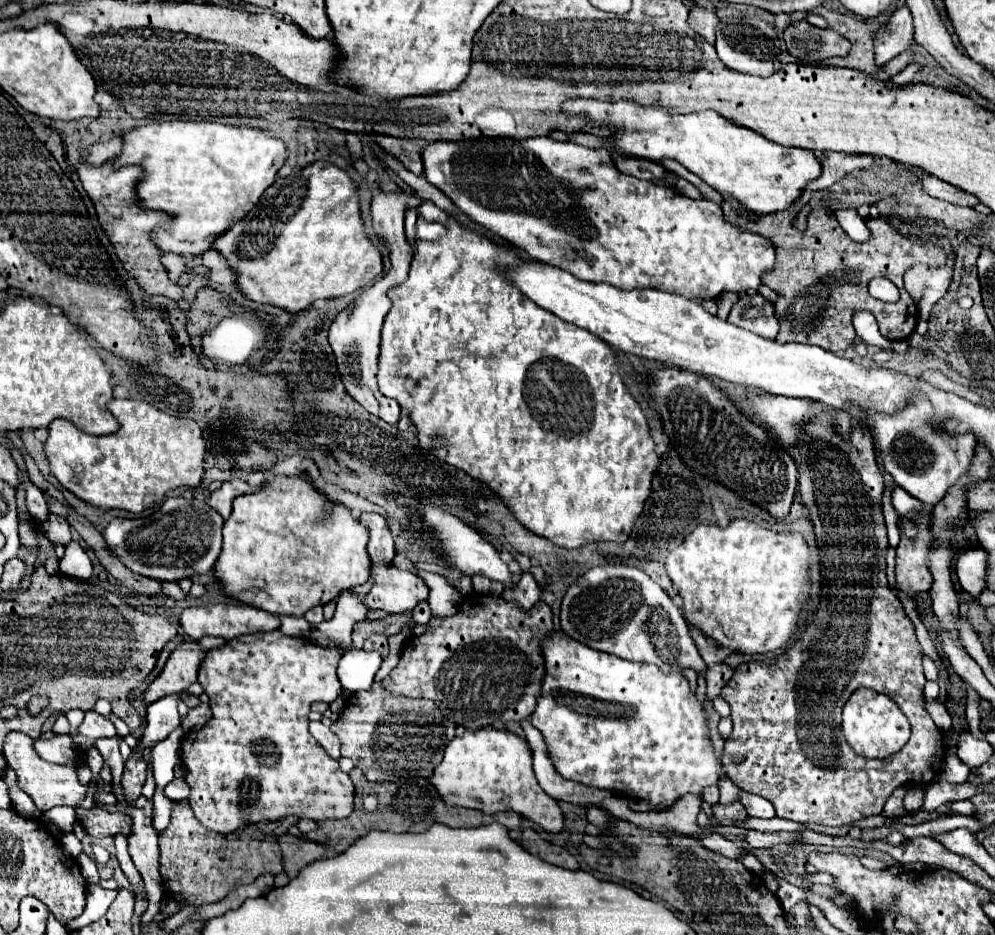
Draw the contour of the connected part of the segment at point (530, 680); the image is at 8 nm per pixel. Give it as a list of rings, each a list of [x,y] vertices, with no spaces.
[[[469,593],[457,615],[431,619],[431,631],[405,643],[399,665],[383,679],[385,689],[431,699],[449,721],[471,731],[493,725],[497,717],[503,721],[529,717],[545,679],[541,639],[553,629],[553,613],[545,601],[537,601],[527,611],[511,607],[519,605],[503,597]]]

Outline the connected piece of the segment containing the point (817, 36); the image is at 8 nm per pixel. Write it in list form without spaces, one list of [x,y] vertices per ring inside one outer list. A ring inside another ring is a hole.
[[[799,21],[797,27],[795,23],[783,31],[783,39],[787,45],[787,51],[795,57],[797,55],[809,61],[819,61],[827,57],[845,57],[851,51],[851,43],[841,37],[833,29],[817,29],[809,25],[807,21]]]

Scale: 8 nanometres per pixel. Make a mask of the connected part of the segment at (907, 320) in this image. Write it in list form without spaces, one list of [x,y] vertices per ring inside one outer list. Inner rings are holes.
[[[815,209],[809,217],[807,217],[807,229],[805,231],[797,231],[793,225],[783,225],[785,221],[781,221],[779,231],[771,237],[775,251],[777,251],[777,261],[773,271],[763,275],[763,285],[771,287],[777,293],[777,301],[775,301],[775,317],[779,319],[779,335],[777,341],[779,343],[809,343],[809,345],[819,345],[827,351],[839,353],[845,351],[849,345],[855,343],[855,329],[853,329],[853,315],[857,311],[869,311],[875,315],[877,323],[879,323],[879,331],[885,339],[889,341],[901,341],[907,339],[917,325],[917,305],[913,301],[913,297],[905,291],[903,287],[903,275],[907,269],[911,269],[915,263],[927,263],[931,267],[939,267],[945,265],[947,257],[941,249],[931,247],[931,245],[919,245],[913,239],[907,239],[903,235],[899,235],[897,231],[893,231],[887,223],[887,215],[881,215],[877,219],[877,231],[873,233],[873,237],[865,243],[855,243],[853,239],[849,239],[849,235],[841,229],[841,225],[837,223],[835,215],[831,211],[825,209]],[[873,277],[887,277],[889,281],[893,281],[899,291],[901,291],[901,299],[897,303],[883,303],[873,299],[867,293],[867,285]]]

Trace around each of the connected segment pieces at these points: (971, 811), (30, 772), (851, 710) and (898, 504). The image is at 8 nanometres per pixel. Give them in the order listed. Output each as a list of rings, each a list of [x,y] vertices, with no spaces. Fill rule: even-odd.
[[[969,799],[951,803],[951,815],[975,815],[975,813],[977,813],[975,805]]]
[[[9,733],[7,739],[5,739],[5,759],[7,759],[7,765],[11,769],[15,769],[17,773],[17,781],[19,781],[19,787],[33,799],[35,807],[39,811],[49,811],[57,805],[77,805],[83,801],[85,793],[83,791],[83,785],[79,783],[77,779],[77,765],[73,761],[69,763],[63,763],[63,765],[57,765],[57,763],[47,763],[43,761],[35,751],[33,751],[33,745],[31,745],[31,737],[23,735],[23,733]]]
[[[871,689],[855,691],[843,707],[843,735],[851,749],[861,757],[889,757],[897,753],[909,739],[909,721],[895,701]]]
[[[895,487],[895,489],[893,489],[891,503],[893,503],[893,509],[897,511],[899,516],[916,515],[925,511],[924,504],[919,503],[919,499],[911,497],[911,495],[909,495],[907,491],[903,491],[901,487]]]

